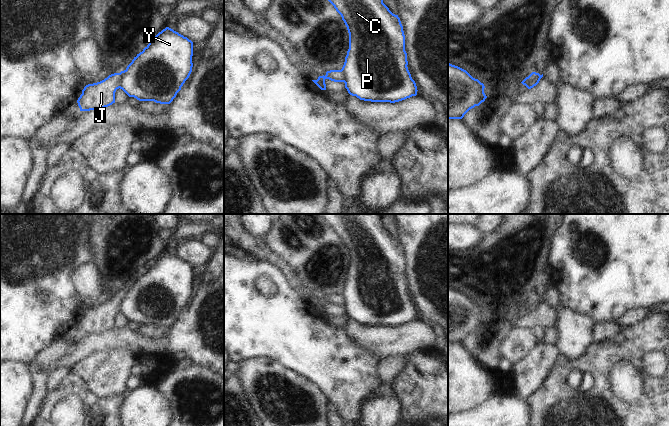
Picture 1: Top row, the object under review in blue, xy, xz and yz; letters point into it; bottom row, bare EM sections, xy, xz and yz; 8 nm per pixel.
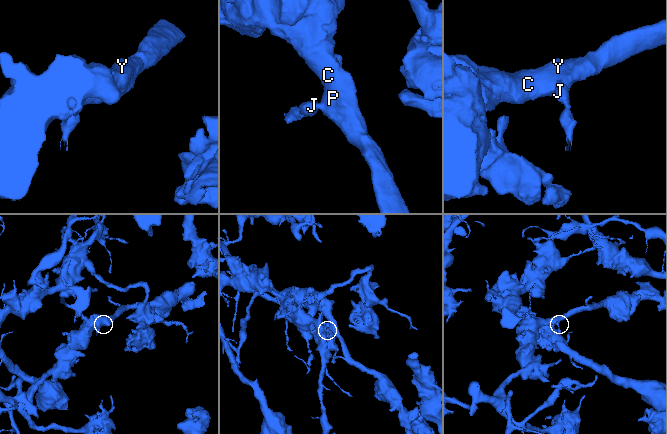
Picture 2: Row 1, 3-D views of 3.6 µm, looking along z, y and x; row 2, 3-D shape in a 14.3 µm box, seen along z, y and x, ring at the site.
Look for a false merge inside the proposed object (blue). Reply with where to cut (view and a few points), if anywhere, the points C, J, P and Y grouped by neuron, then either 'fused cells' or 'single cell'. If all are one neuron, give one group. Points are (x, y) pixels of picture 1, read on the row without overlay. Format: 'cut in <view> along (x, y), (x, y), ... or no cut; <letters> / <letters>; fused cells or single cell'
cut in xy along (120, 296), (118, 311); C P Y / J; fused cells

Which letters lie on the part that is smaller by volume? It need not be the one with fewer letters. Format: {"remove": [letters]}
{"remove": ["J"]}

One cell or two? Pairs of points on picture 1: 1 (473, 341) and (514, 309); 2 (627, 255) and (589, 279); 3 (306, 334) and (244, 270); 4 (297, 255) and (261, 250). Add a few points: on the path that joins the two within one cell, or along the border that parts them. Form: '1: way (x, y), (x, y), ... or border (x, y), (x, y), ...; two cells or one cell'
1: way (483, 340), (504, 319); one cell
2: way (618, 255), (598, 273); one cell
3: way (286, 328), (247, 290); one cell
4: border (262, 238), (265, 244), (280, 259); two cells

